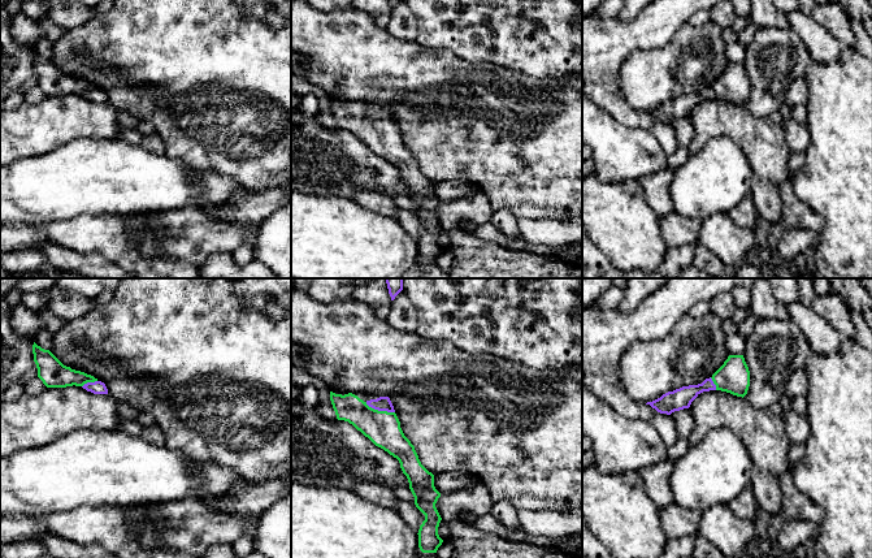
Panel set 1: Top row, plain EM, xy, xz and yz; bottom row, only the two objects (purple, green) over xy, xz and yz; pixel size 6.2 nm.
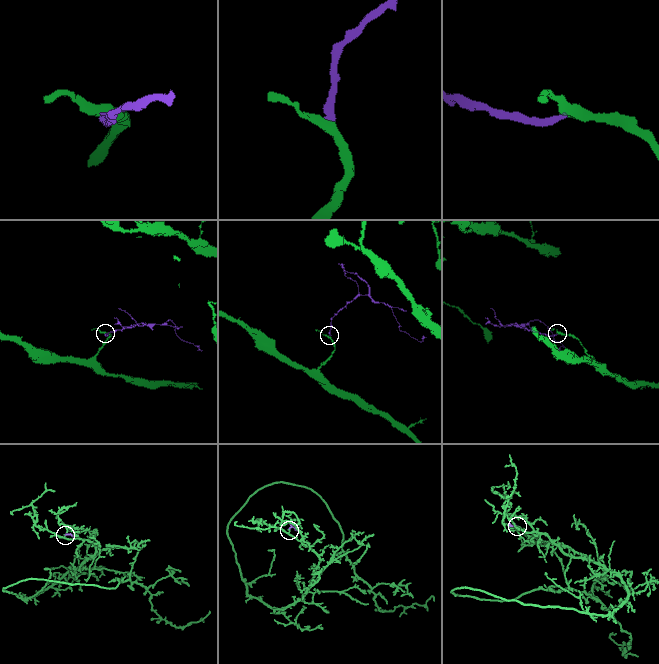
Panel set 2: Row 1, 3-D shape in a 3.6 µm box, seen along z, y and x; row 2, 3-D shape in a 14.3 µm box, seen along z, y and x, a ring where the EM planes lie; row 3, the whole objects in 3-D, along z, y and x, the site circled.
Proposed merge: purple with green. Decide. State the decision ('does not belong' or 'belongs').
belongs

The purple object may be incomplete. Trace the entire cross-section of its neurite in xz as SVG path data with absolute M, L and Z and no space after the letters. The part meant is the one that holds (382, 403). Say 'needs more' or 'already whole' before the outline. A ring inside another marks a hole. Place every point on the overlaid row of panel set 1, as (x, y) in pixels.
needs more; M330 392L330 401L338 420L348 421L376 446L399 460L415 505L425 515L417 533L418 548L422 553L437 553L443 542L438 535L442 518L435 507L441 493L434 486L434 475L421 464L415 446L404 436L390 398L364 402L352 393L342 395Z

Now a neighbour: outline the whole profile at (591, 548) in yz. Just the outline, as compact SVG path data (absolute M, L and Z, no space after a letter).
M582 516L582 558L613 558L604 545L590 532Z

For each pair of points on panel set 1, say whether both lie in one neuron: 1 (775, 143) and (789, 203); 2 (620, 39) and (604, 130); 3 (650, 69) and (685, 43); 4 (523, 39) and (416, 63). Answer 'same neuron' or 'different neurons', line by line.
1: different neurons
2: different neurons
3: same neuron
4: different neurons

